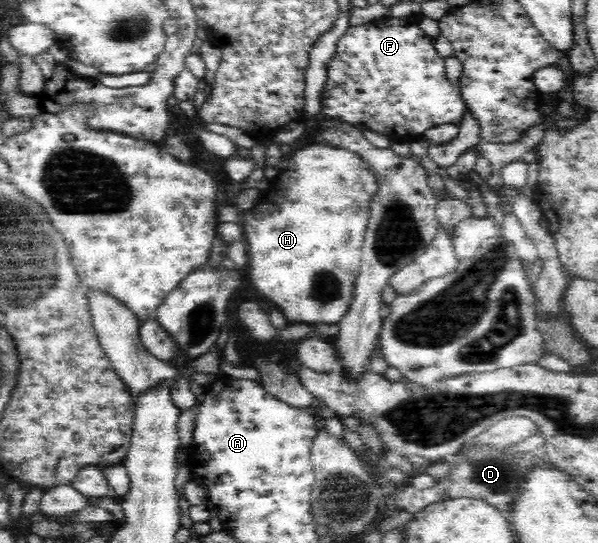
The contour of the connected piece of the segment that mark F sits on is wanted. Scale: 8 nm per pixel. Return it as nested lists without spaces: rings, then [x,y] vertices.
[[[391,21],[385,25],[350,26],[336,45],[336,53],[328,65],[328,89],[321,94],[321,111],[327,117],[344,120],[356,127],[372,130],[392,142],[411,142],[438,126],[461,125],[467,111],[461,92],[450,84],[446,74],[446,58],[437,54],[434,39],[420,24],[400,25]]]

